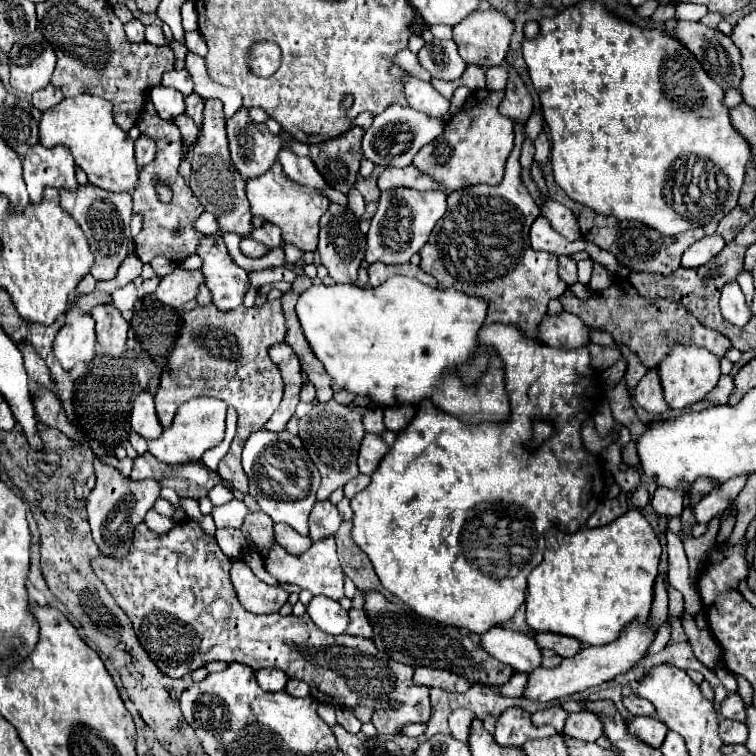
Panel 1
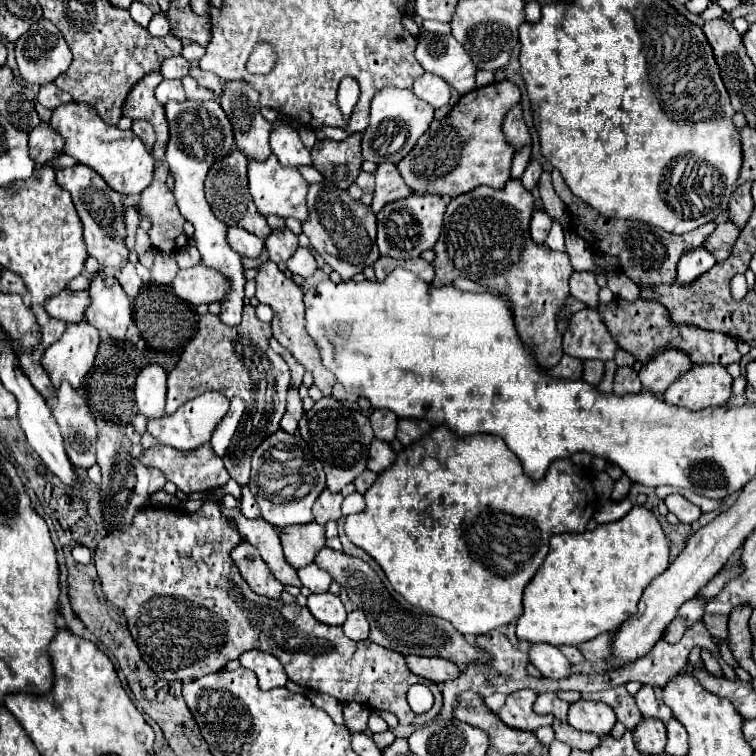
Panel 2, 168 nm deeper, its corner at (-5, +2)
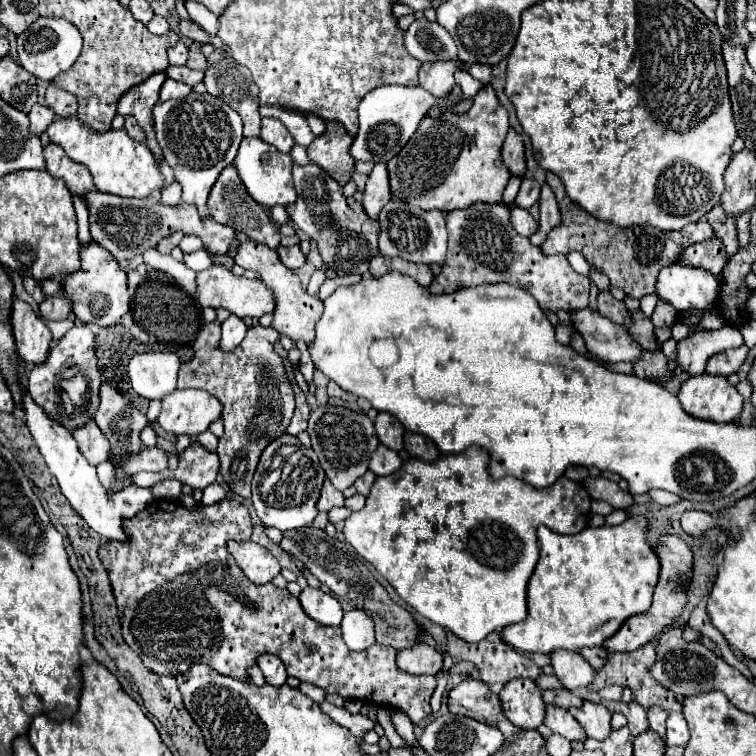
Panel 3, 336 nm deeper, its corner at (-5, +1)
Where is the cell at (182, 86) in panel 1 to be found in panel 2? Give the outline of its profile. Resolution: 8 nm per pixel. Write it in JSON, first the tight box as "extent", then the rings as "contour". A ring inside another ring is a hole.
{"extent":[160,55,190,79],"contour":[[[174,55],[172,59],[164,59],[160,73],[164,75],[164,79],[182,79],[188,75],[188,67],[190,63],[182,55]]]}

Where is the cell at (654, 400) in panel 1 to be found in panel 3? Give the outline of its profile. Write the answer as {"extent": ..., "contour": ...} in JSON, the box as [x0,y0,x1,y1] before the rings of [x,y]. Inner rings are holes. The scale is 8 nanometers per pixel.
{"extent":[678,326,744,376],"contour":[[[722,326],[720,330],[714,332],[698,332],[692,334],[688,340],[678,342],[678,366],[682,372],[690,376],[698,376],[704,372],[706,360],[718,352],[730,350],[730,348],[740,348],[744,344],[744,338],[738,328],[728,328]]]}

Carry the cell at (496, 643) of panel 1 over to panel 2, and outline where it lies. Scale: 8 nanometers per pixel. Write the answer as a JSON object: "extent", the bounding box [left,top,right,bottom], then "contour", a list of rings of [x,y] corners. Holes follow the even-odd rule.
{"extent":[530,643,570,679],"contour":[[[538,643],[530,647],[530,663],[534,663],[544,677],[550,679],[564,679],[570,677],[570,661],[562,655],[562,651],[558,647],[546,645],[546,643]]]}

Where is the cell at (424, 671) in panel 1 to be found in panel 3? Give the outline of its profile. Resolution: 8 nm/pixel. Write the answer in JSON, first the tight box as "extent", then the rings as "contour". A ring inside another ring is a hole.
{"extent":[396,644,444,676],"contour":[[[416,644],[414,648],[406,648],[398,652],[396,664],[400,670],[408,674],[430,674],[436,676],[442,670],[444,656],[428,644]]]}

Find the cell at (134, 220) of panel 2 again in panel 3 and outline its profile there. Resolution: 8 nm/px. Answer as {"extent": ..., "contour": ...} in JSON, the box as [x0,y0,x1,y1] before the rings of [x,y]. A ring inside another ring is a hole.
{"extent":[88,192,236,262],"contour":[[[90,192],[88,194],[88,210],[90,210],[90,232],[92,238],[106,248],[118,262],[130,260],[136,254],[146,252],[150,246],[160,242],[162,238],[174,234],[176,230],[182,230],[186,234],[198,234],[208,246],[210,252],[220,252],[226,254],[236,238],[234,228],[218,224],[216,220],[200,220],[196,216],[196,208],[190,204],[180,204],[180,206],[164,206],[156,204],[150,200],[138,200],[138,198],[118,198],[112,194],[102,194],[102,192]]]}

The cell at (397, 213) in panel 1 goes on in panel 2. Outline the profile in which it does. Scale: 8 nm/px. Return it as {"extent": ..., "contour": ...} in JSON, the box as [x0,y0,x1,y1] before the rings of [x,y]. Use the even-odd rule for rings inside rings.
{"extent":[378,195,448,259],"contour":[[[410,195],[400,201],[392,201],[378,213],[378,247],[380,255],[410,259],[420,257],[422,251],[432,249],[442,231],[442,219],[448,199],[438,195]]]}

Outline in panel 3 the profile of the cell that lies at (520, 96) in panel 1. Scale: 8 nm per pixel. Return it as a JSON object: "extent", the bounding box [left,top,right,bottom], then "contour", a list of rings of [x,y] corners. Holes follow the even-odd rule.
{"extent":[502,128,526,176],"contour":[[[514,128],[508,130],[508,136],[506,136],[504,146],[502,146],[502,158],[504,158],[504,164],[508,166],[508,170],[514,176],[522,176],[524,174],[524,170],[526,170],[524,144],[522,144],[520,134]]]}

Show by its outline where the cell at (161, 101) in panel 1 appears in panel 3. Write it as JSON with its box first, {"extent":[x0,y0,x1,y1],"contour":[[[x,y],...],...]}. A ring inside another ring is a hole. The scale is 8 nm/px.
{"extent":[160,78,192,100],"contour":[[[166,78],[166,82],[162,84],[160,90],[160,100],[170,100],[170,98],[184,98],[192,92],[190,86],[186,86],[184,82],[176,82],[172,78]]]}

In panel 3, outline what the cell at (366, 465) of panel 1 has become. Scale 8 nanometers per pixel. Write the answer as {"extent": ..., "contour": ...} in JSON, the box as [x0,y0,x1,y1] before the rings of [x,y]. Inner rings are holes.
{"extent":[368,444,402,476],"contour":[[[380,444],[380,446],[376,448],[376,452],[372,454],[368,468],[370,468],[376,476],[388,476],[388,474],[396,472],[396,470],[400,468],[400,464],[402,464],[400,456],[398,456],[394,450],[390,450],[390,448],[386,448],[384,444]]]}

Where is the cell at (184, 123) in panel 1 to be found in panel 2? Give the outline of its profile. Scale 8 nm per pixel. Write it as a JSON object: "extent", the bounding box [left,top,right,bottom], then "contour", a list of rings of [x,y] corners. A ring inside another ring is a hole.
{"extent":[166,99,244,327],"contour":[[[186,99],[184,103],[166,103],[166,119],[170,127],[170,139],[166,145],[166,161],[170,167],[170,175],[176,181],[174,187],[174,197],[178,203],[180,213],[194,225],[194,239],[196,239],[196,249],[202,255],[202,263],[208,267],[218,269],[230,279],[230,293],[228,299],[222,301],[222,313],[220,319],[228,325],[234,327],[236,323],[242,321],[242,307],[244,307],[244,271],[242,271],[242,261],[236,251],[228,247],[226,241],[226,225],[214,217],[206,197],[204,197],[204,179],[218,159],[224,159],[224,155],[230,155],[234,149],[234,135],[232,135],[232,125],[228,117],[224,115],[224,109],[220,107],[218,99],[210,101],[192,101]]]}

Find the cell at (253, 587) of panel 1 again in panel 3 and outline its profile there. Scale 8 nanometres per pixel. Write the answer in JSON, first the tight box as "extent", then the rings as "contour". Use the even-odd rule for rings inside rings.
{"extent":[228,542,280,586],"contour":[[[228,542],[228,552],[234,556],[246,578],[258,586],[272,582],[280,574],[278,560],[262,546],[248,542]]]}

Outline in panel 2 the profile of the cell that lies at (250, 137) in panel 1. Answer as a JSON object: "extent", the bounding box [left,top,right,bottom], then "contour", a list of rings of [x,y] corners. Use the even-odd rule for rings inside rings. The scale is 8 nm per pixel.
{"extent":[220,81,274,159],"contour":[[[244,81],[224,83],[220,105],[234,127],[238,149],[246,157],[266,159],[272,153],[268,137],[274,125],[262,117],[258,93],[254,91],[254,87]]]}

